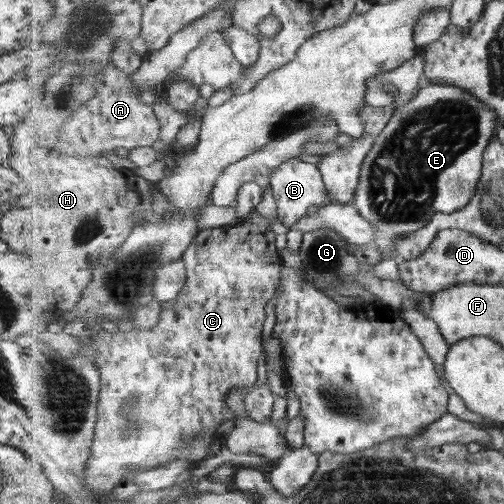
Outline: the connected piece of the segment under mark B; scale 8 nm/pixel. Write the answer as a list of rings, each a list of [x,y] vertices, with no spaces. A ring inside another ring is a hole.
[[[293,158],[285,161],[285,164],[281,164],[272,174],[270,187],[273,192],[277,219],[288,228],[307,216],[311,208],[321,209],[334,203],[328,195],[324,176],[319,167],[309,164],[309,162],[303,162],[299,158]]]

